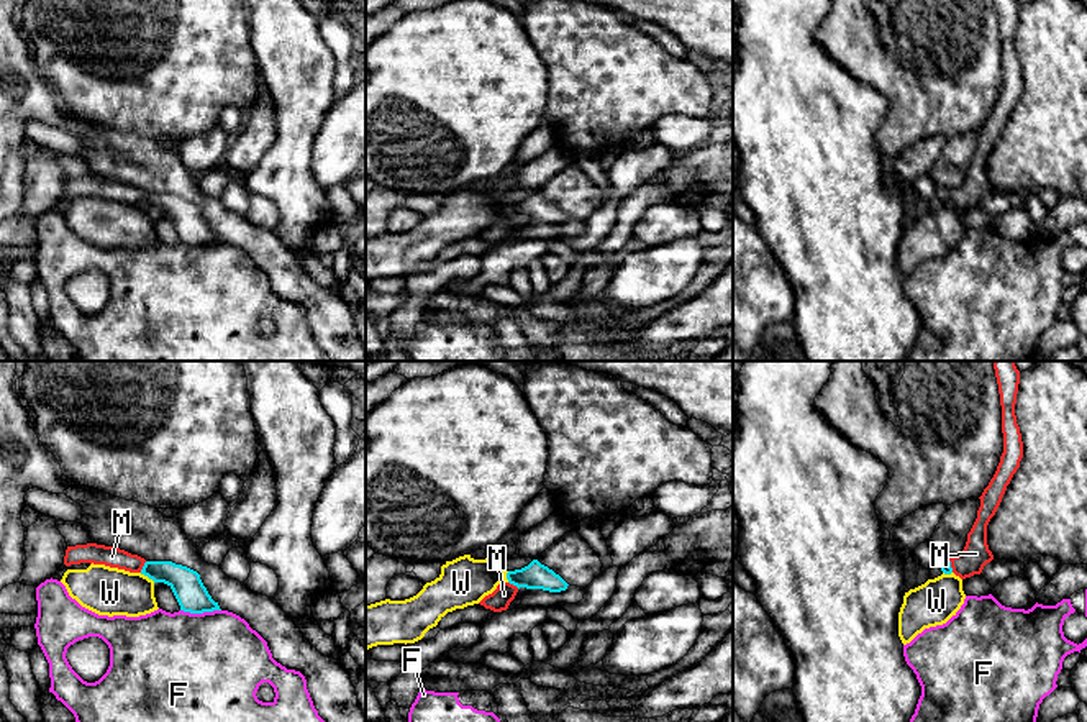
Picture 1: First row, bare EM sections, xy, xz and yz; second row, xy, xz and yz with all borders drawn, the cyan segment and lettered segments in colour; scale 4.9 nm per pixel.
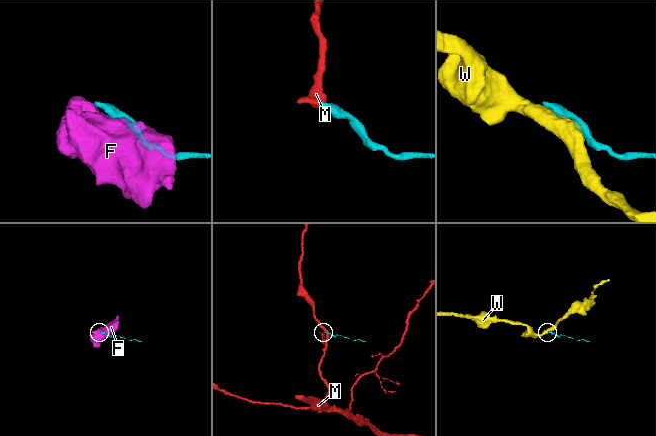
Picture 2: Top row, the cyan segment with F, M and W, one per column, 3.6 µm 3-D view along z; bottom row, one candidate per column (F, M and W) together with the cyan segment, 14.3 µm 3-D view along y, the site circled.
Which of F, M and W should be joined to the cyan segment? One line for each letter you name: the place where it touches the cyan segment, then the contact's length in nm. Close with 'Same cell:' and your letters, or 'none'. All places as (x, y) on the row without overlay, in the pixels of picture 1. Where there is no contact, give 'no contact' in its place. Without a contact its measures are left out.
Same cell: none

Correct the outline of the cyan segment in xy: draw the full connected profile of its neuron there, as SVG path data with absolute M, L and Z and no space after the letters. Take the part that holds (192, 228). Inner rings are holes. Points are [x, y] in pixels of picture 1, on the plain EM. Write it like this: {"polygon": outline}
{"polygon": "M146 194L141 207L154 215L167 217L184 244L203 246L221 243L203 218L200 207L187 199L172 194Z"}

